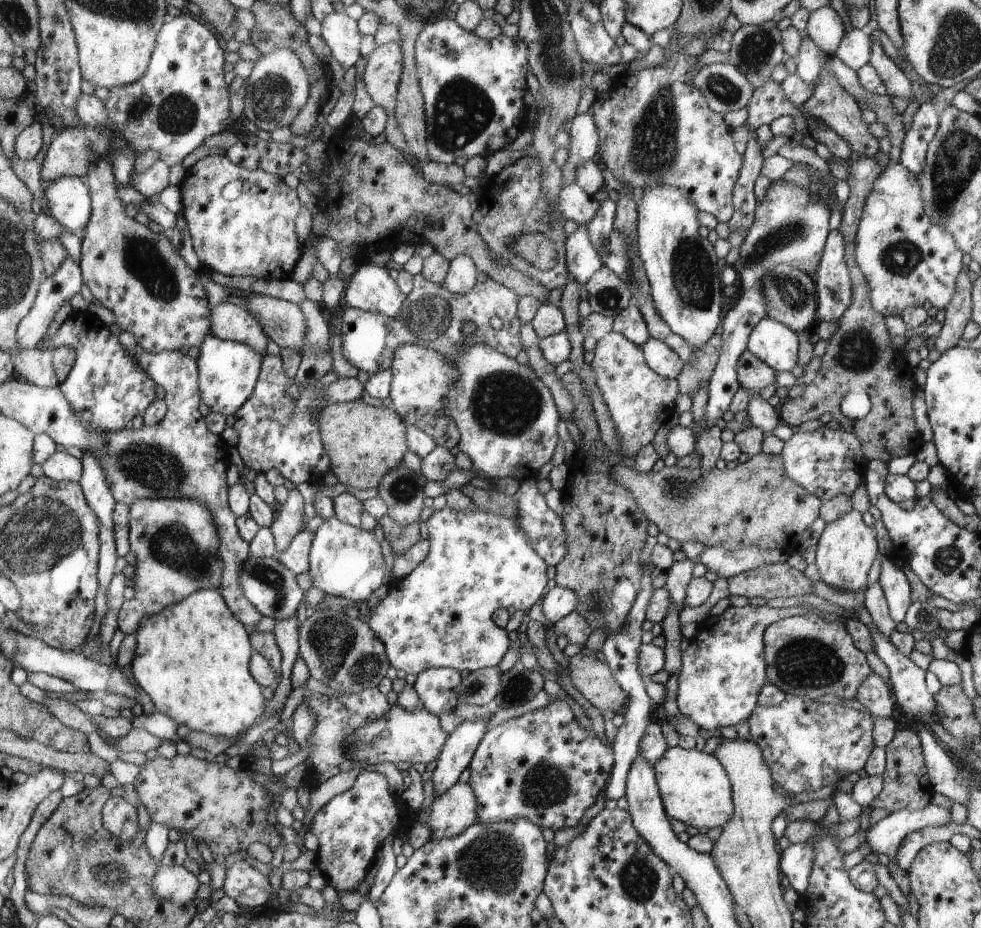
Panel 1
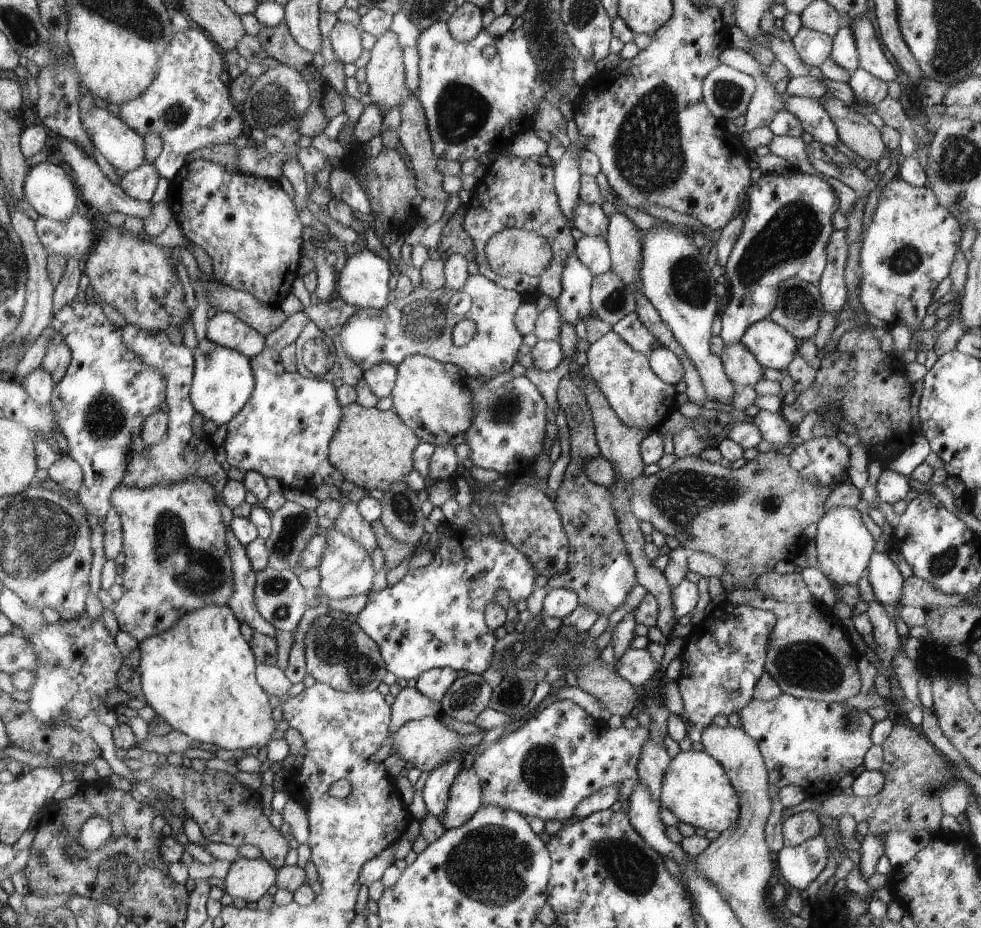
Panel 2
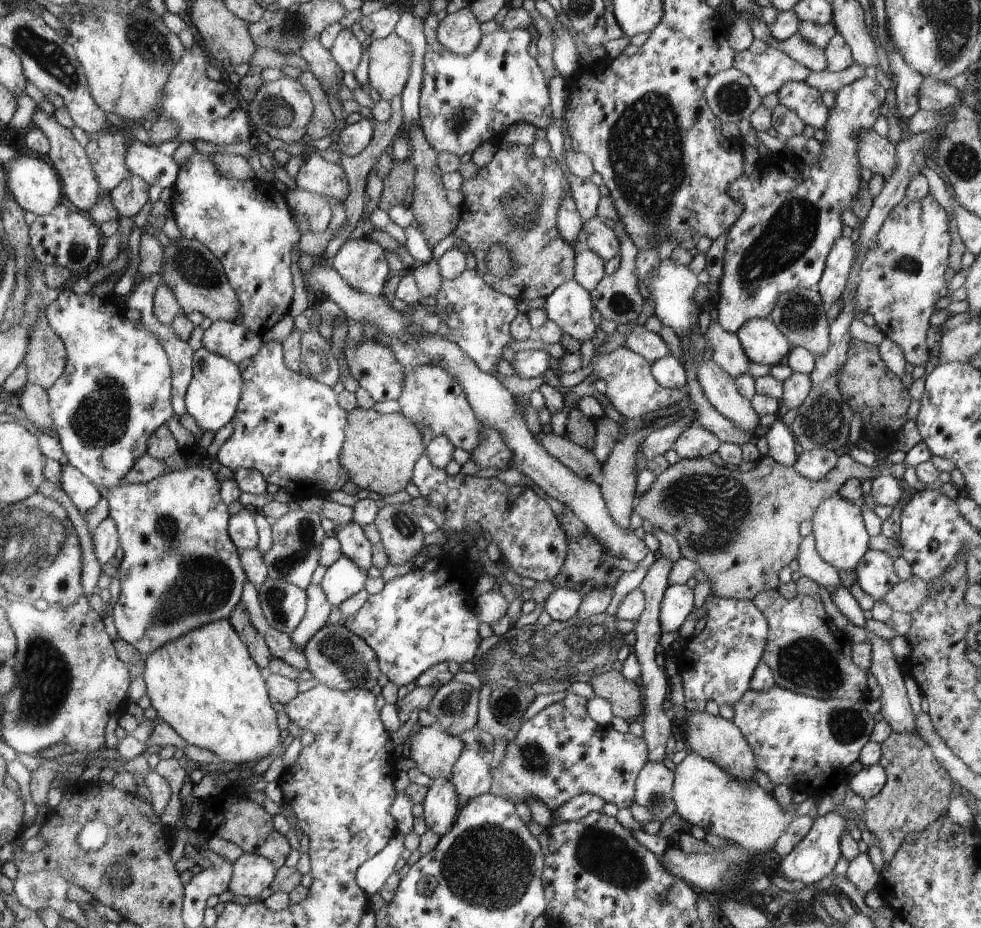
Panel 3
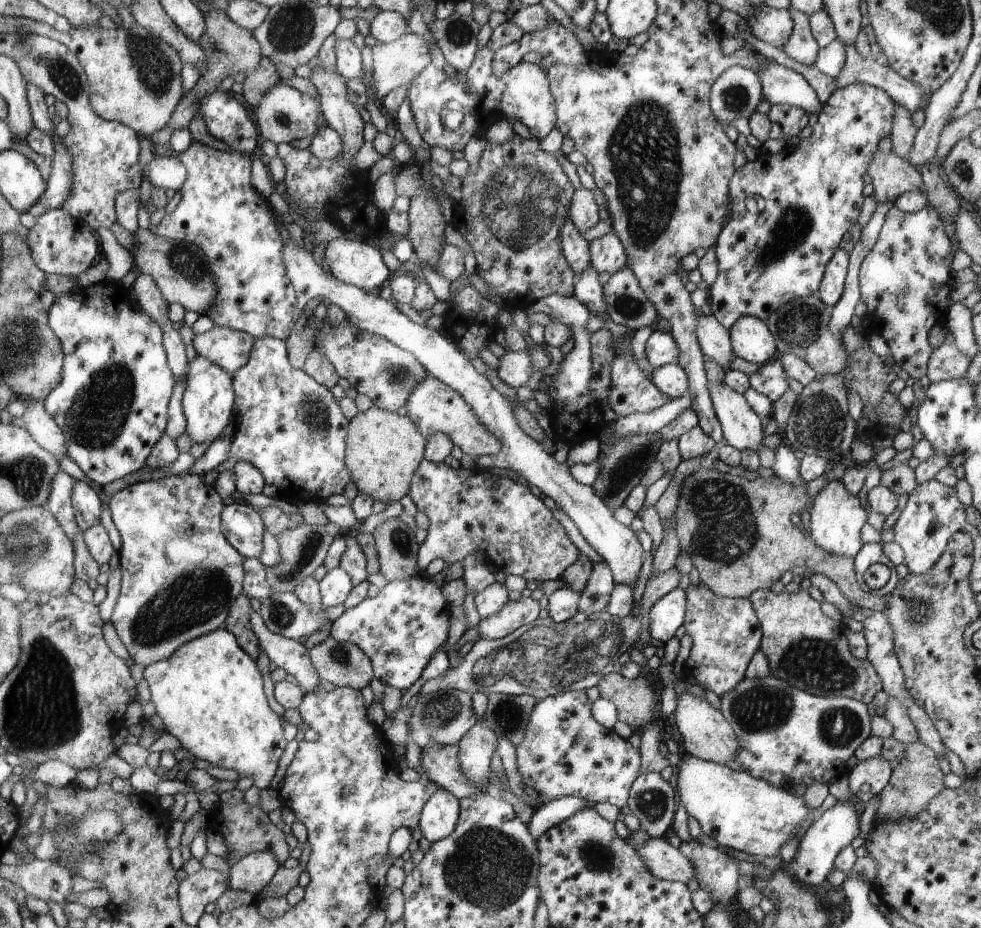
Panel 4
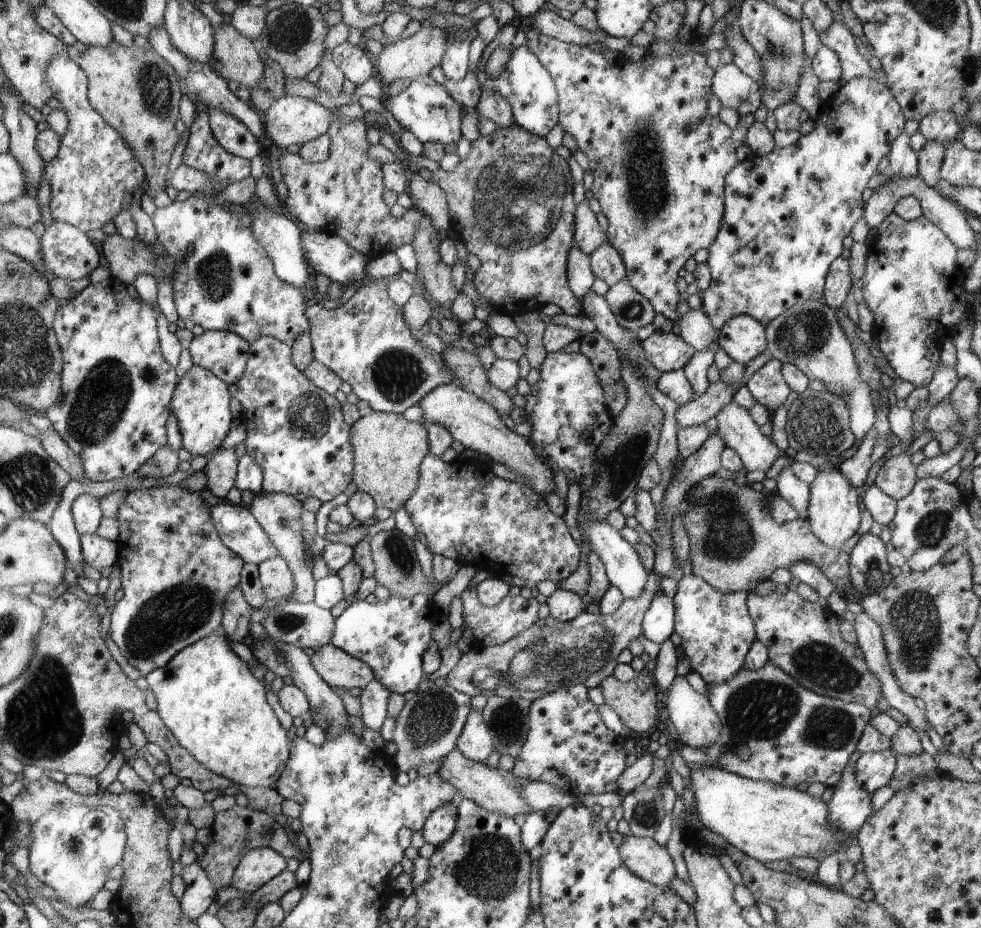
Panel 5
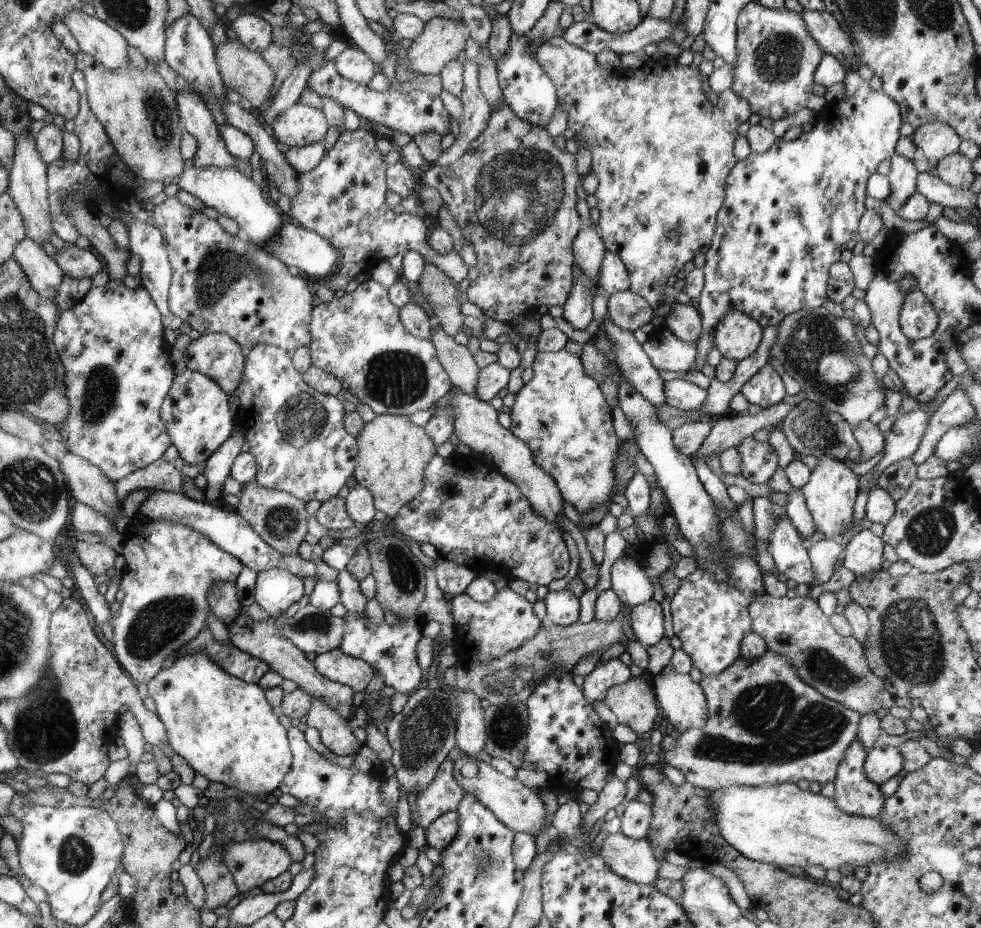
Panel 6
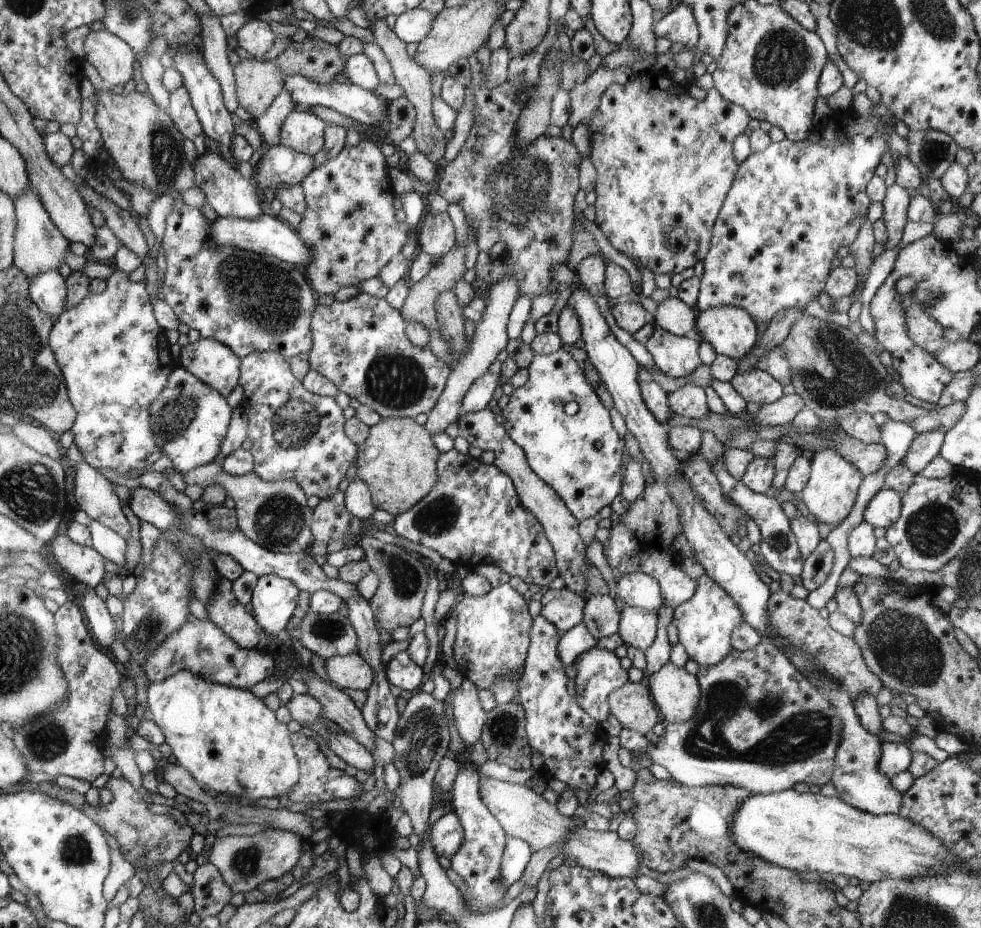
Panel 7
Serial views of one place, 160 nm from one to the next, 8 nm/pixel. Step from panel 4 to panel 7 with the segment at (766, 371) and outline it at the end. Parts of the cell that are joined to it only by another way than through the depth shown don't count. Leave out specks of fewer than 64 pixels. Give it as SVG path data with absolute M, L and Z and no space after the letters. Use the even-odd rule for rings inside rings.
M755 367L738 372L729 382L746 400L746 403L768 405L783 396L783 385L772 378L768 372L763 372Z

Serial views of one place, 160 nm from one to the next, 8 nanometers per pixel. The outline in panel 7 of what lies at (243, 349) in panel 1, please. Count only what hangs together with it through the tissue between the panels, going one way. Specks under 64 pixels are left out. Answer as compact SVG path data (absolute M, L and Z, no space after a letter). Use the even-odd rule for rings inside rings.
M177 366L168 379L167 387L150 407L151 430L156 441L171 461L173 469L182 475L212 463L220 454L232 408L226 397L202 380Z

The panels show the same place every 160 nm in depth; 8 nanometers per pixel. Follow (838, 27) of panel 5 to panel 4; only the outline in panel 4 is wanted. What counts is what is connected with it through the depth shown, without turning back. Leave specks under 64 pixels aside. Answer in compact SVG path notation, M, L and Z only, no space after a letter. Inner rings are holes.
M845 44L845 46L844 68L836 76L838 88L842 89L856 83L880 88L897 106L904 106L910 113L924 104L924 96L929 93L924 92L920 86L903 78L888 66L878 64L872 58L863 58L854 45Z

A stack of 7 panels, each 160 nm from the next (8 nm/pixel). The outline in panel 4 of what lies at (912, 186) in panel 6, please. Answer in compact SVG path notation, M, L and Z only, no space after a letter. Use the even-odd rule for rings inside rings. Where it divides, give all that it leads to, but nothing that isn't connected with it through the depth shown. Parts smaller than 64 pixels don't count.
M896 106L893 118L892 131L889 135L892 141L891 152L904 159L912 150L912 142L918 129L912 121L912 113L906 110L904 106Z

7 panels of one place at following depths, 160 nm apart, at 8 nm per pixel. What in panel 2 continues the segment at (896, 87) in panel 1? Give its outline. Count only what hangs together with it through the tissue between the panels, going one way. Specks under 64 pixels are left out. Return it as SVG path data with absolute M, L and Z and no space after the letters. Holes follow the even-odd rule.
M865 15L864 18L858 18L851 28L860 54L859 68L870 72L872 76L880 78L883 82L896 82L898 78L896 68L886 58L878 34L868 18Z

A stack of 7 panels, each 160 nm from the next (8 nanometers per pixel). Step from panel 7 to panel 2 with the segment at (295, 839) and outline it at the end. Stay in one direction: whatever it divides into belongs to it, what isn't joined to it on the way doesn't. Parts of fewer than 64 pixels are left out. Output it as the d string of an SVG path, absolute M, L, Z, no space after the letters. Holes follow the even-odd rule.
M240 857L237 862L230 864L226 874L226 893L236 904L247 904L260 900L266 890L274 884L276 870L261 857L256 860L246 860Z

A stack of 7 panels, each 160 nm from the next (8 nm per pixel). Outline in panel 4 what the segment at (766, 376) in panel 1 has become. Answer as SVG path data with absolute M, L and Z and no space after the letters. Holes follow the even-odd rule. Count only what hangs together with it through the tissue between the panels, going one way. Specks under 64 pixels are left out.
M703 315L696 320L696 338L706 359L714 360L724 370L730 369L736 359L736 352L732 347L729 329L721 326L713 315Z

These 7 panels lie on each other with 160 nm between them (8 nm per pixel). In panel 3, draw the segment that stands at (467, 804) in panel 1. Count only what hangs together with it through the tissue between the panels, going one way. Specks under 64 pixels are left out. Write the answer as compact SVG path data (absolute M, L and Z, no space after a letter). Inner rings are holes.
M477 727L462 732L459 738L467 744L467 748L455 762L451 782L458 792L461 809L474 798L491 790L494 772L490 772L490 766L482 756L482 744L480 744Z

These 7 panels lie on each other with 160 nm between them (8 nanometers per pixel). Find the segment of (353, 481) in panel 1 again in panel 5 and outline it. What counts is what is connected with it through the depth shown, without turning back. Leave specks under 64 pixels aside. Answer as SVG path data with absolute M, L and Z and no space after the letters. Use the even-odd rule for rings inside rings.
M372 411L351 426L355 445L355 481L357 490L368 493L377 507L400 510L419 484L419 466L430 454L427 427L408 421L404 415Z

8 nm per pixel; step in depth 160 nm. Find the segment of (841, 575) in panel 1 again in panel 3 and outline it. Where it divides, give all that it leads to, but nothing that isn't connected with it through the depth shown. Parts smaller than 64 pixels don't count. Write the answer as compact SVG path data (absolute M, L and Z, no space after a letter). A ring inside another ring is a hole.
M835 495L818 506L811 521L816 551L822 560L834 566L839 572L855 571L864 554L870 549L870 536L866 530L860 505Z

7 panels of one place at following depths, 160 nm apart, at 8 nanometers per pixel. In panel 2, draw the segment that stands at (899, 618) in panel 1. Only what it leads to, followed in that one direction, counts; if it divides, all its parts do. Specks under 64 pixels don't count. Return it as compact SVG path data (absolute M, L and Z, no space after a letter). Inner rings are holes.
M874 552L870 558L867 574L876 600L882 605L898 606L904 594L904 576L890 560L888 554Z

